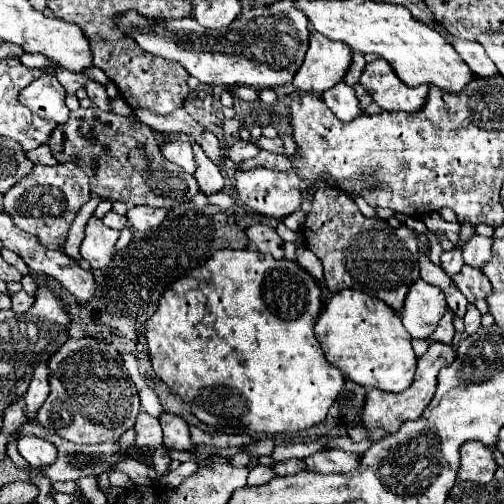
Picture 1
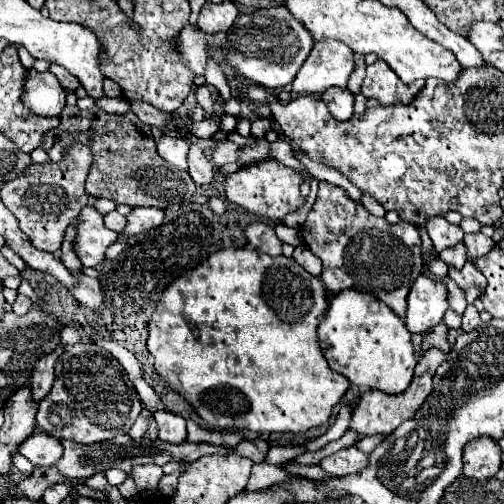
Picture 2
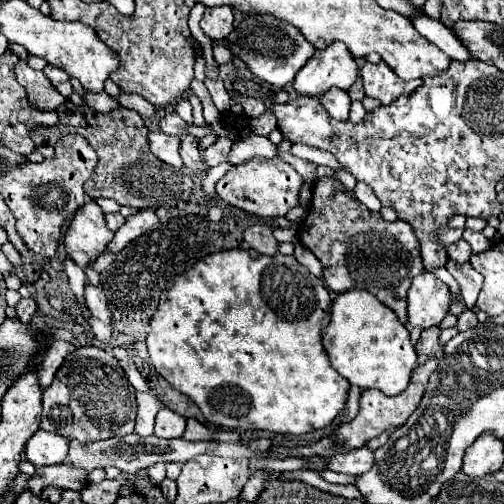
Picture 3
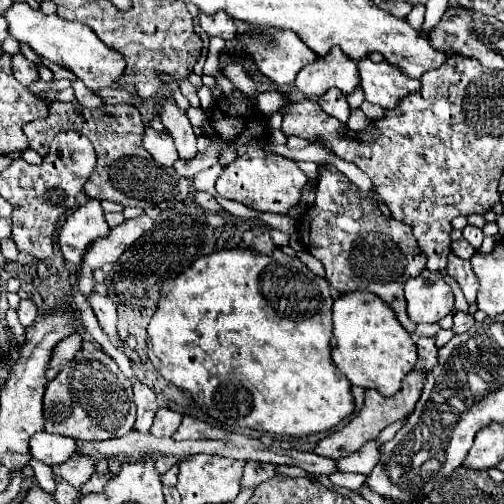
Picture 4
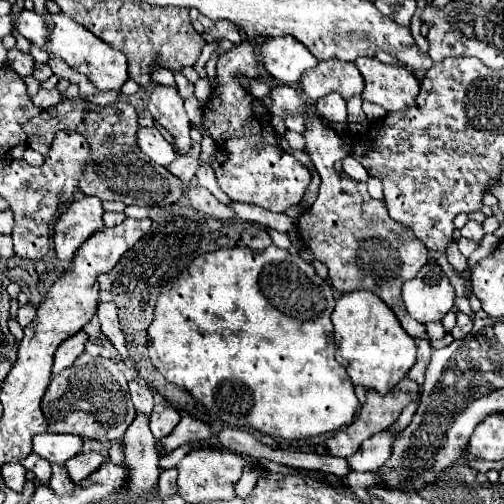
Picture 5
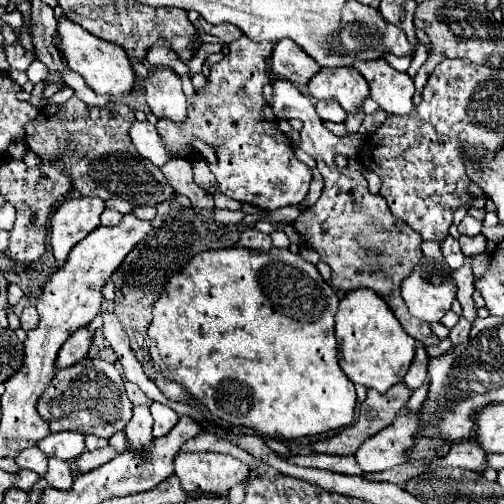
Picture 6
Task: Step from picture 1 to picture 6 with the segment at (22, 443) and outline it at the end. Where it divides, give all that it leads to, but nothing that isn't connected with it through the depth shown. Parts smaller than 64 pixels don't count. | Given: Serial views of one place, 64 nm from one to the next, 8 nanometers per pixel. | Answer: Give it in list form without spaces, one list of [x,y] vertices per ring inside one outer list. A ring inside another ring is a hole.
[[[58,432],[48,434],[36,444],[46,456],[54,456],[60,460],[72,460],[84,452],[84,436],[78,432]]]

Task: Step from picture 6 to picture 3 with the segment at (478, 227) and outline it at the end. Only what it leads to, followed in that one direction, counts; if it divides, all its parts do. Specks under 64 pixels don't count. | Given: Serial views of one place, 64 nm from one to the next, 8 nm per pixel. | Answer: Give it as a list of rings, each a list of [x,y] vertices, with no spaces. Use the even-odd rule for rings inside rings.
[[[464,230],[464,240],[470,244],[474,254],[486,252],[490,248],[490,240],[482,234],[482,232],[472,232],[472,230]]]

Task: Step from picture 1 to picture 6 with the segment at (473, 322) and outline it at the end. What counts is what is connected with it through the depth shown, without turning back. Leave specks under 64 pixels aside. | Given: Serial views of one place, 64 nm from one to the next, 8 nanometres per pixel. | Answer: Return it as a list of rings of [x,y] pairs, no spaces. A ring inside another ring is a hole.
[[[460,316],[460,322],[450,330],[450,336],[448,338],[452,340],[452,344],[460,344],[460,342],[464,342],[468,338],[470,328],[472,328],[472,322],[466,320],[464,316]]]

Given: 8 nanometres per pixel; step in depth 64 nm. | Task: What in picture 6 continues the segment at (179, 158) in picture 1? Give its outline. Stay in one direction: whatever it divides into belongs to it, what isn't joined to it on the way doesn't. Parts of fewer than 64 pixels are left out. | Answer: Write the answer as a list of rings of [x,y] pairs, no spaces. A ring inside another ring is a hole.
[[[134,122],[130,128],[130,138],[138,154],[148,158],[152,164],[164,166],[168,160],[172,160],[170,152],[164,146],[164,140],[150,122]]]

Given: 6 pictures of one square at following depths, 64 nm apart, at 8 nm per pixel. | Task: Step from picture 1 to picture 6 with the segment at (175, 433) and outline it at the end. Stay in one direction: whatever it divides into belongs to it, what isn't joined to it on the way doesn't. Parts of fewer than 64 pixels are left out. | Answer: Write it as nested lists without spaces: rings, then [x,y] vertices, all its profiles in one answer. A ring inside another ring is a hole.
[[[152,402],[150,412],[152,412],[152,418],[154,418],[154,430],[152,430],[152,434],[156,438],[168,434],[176,426],[176,422],[180,418],[170,406],[164,406],[164,404],[158,404],[158,402]]]

